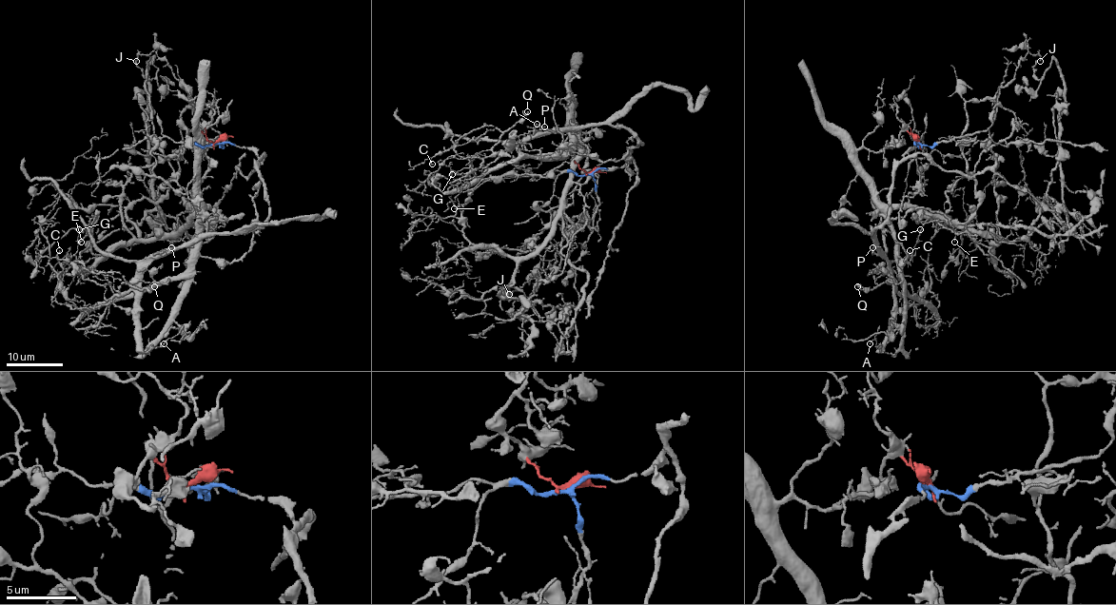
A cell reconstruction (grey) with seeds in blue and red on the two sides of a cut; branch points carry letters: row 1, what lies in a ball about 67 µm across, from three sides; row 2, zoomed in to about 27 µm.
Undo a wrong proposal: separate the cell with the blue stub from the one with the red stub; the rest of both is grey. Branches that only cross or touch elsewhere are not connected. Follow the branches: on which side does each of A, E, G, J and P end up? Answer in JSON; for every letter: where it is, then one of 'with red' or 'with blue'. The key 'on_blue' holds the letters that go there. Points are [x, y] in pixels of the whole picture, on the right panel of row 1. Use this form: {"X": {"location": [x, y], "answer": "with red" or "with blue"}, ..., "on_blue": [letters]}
{"A": {"location": [870, 343], "answer": "with blue"}, "E": {"location": [954, 242], "answer": "with red"}, "G": {"location": [920, 229], "answer": "with red"}, "J": {"location": [1040, 61], "answer": "with red"}, "P": {"location": [872, 247], "answer": "with blue"}, "on_blue": ["A", "P"]}

